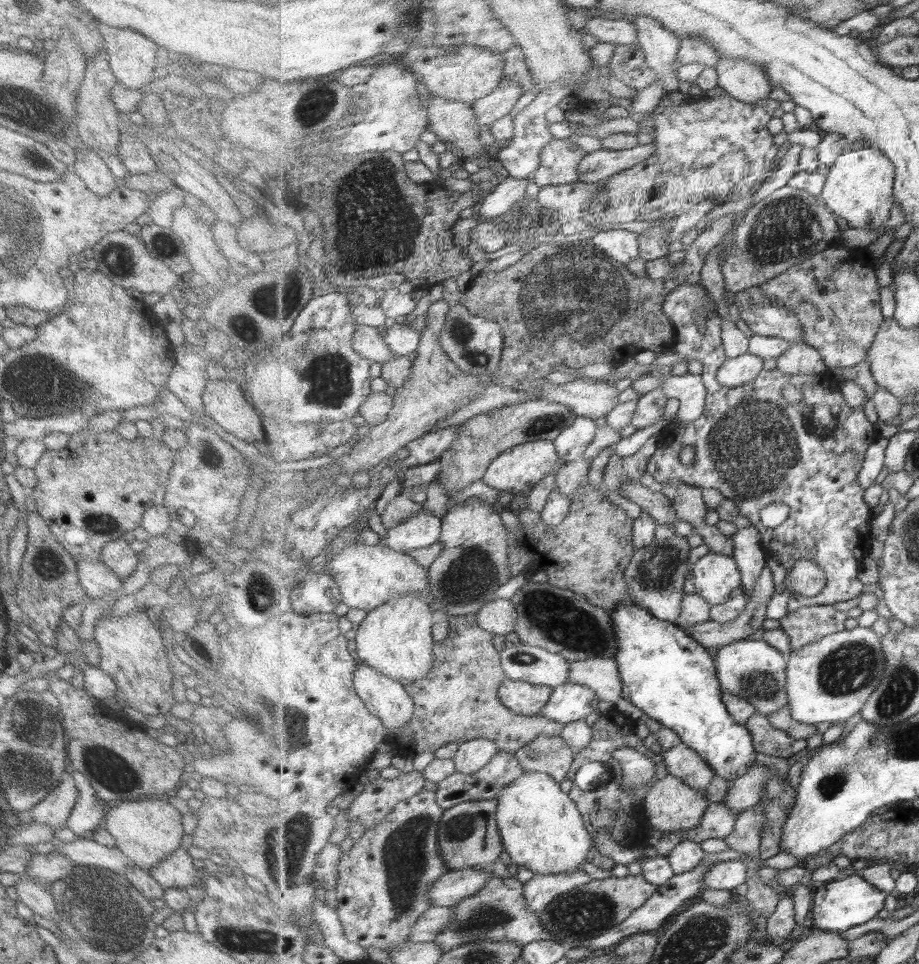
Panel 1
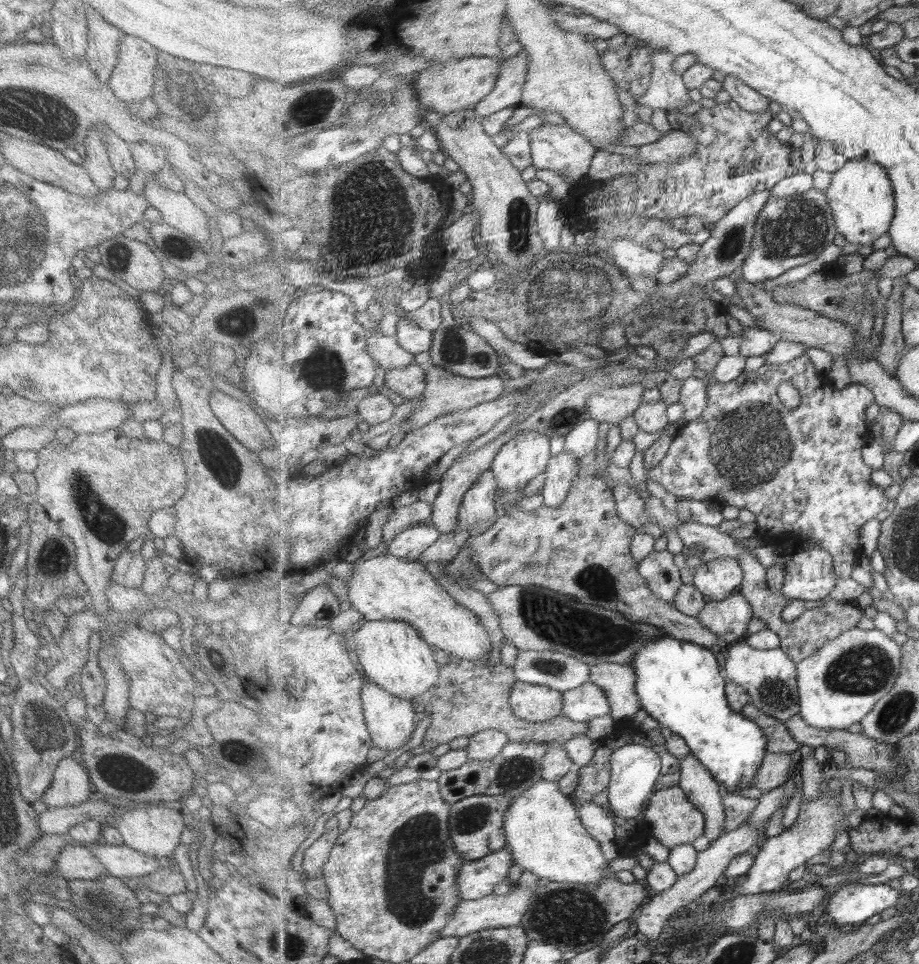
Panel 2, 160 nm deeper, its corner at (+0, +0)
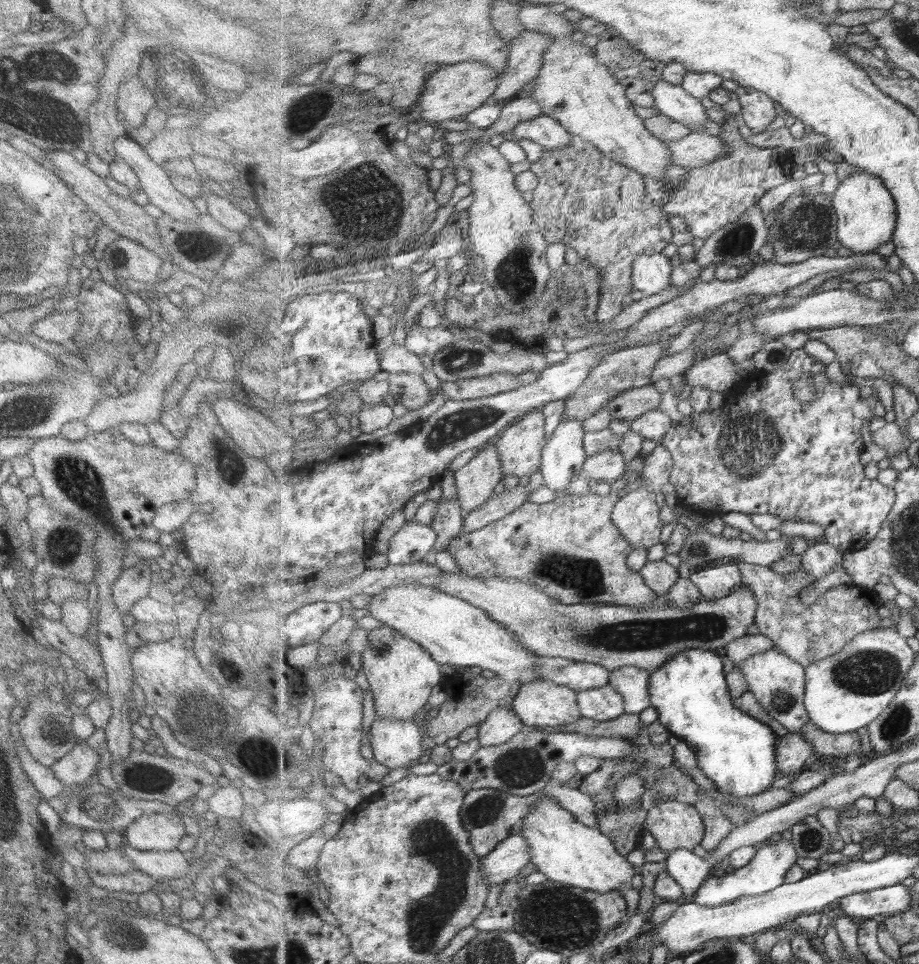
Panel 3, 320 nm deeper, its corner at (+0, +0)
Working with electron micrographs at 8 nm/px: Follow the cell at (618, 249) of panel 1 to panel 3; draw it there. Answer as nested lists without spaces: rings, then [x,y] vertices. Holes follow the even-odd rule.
[[[644,254],[640,256],[634,262],[633,278],[634,278],[634,288],[637,290],[642,290],[644,295],[655,296],[656,294],[661,294],[665,292],[668,288],[673,288],[672,272],[673,264],[671,264],[671,257],[665,256],[665,254]]]

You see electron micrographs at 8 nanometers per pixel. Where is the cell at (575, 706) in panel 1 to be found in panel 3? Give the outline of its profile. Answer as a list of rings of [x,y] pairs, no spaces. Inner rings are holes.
[[[613,686],[577,692],[579,708],[583,716],[603,721],[619,719],[625,710],[625,699]]]

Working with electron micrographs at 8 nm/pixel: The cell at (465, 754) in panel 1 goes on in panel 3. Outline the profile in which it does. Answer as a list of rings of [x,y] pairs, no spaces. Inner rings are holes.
[[[497,708],[492,710],[485,722],[480,724],[480,746],[499,746],[506,744],[515,736],[519,734],[525,723],[513,708]]]

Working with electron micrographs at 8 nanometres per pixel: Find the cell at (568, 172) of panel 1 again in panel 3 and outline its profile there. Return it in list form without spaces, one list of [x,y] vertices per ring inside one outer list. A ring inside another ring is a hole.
[[[541,116],[529,122],[521,122],[512,135],[517,139],[528,139],[539,144],[543,152],[559,152],[573,146],[571,135],[555,118]]]

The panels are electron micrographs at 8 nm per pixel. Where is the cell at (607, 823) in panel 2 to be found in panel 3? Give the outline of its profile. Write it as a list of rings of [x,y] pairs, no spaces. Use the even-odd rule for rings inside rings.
[[[557,781],[549,782],[541,793],[552,796],[552,799],[556,800],[565,810],[572,812],[577,821],[588,825],[589,828],[598,828],[597,818],[593,814],[596,802],[589,796],[589,793],[583,793],[579,788],[569,788]]]

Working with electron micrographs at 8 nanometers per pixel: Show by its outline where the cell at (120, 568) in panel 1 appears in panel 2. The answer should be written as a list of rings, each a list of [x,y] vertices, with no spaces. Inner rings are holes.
[[[125,550],[113,560],[110,582],[133,590],[138,589],[143,579],[143,571],[145,566],[141,554]]]

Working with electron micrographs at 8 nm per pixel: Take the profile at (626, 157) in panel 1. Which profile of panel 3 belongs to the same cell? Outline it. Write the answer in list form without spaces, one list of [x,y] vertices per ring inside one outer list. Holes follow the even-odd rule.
[[[692,132],[685,139],[667,142],[673,153],[672,164],[686,170],[709,166],[727,153],[727,144],[719,136],[709,136],[702,132]]]

